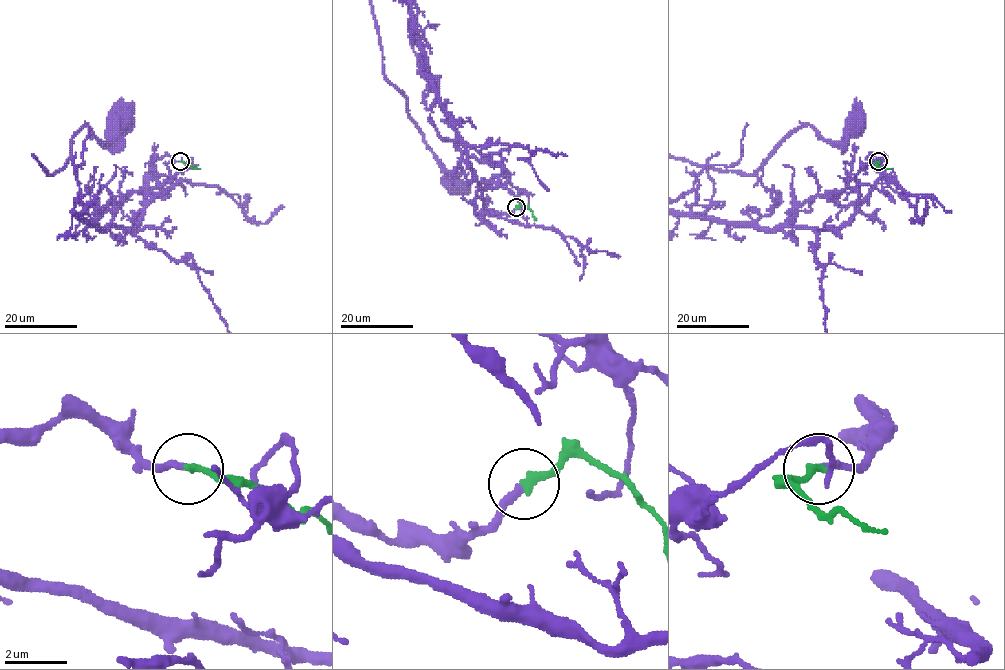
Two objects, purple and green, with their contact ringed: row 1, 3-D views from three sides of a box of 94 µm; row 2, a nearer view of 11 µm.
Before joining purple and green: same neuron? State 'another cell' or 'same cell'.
same cell

